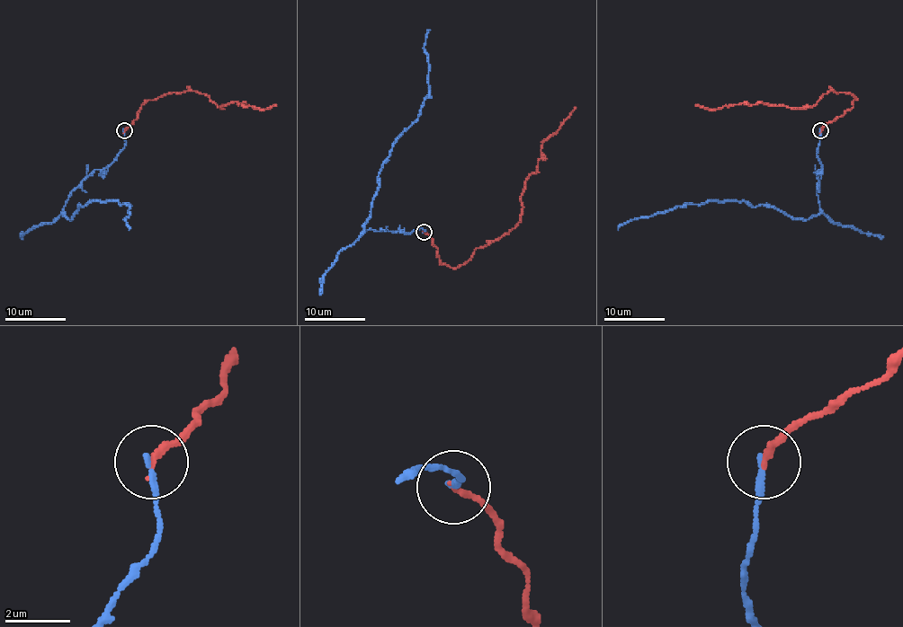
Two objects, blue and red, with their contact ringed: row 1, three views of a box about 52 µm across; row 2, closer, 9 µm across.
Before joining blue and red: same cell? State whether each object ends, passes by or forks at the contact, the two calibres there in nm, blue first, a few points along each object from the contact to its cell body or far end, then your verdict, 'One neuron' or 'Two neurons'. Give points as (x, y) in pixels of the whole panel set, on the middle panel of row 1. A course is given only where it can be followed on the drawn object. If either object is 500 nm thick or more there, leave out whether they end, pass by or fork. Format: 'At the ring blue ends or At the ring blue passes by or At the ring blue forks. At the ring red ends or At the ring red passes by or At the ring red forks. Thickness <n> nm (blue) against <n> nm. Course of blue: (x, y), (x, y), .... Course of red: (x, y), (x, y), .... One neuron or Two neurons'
At the ring blue ends. At the ring red ends. Thickness 180 nm (blue) against 200 nm. Course of blue: (424, 233), (418, 228), (408, 233), (363, 230), (392, 143), (418, 118), (427, 94), (424, 43), (428, 30). Course of red: (424, 233), (439, 263), (451, 268), (505, 235), (519, 220), (524, 181), (538, 166), (540, 145), (576, 107). Two neurons

